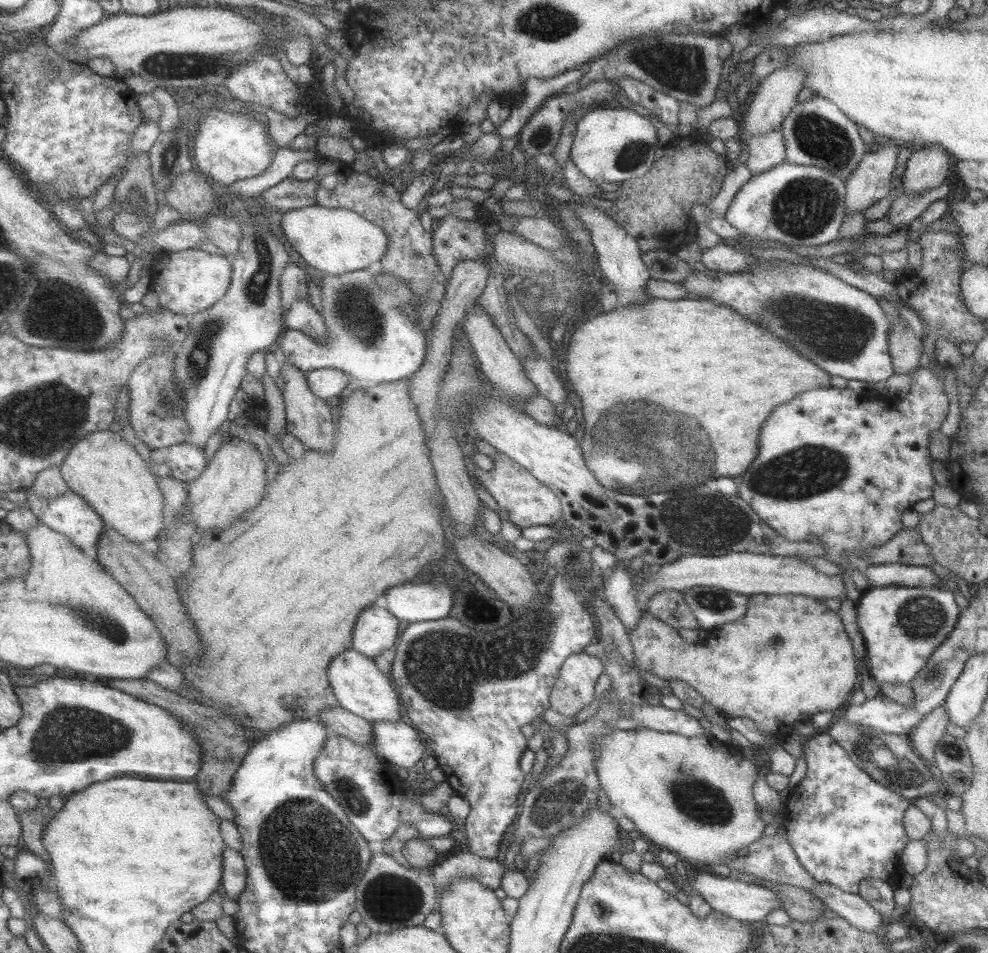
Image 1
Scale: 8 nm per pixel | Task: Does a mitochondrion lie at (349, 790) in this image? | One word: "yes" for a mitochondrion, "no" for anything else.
yes

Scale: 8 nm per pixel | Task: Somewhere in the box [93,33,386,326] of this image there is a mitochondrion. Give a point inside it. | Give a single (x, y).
(160, 63)

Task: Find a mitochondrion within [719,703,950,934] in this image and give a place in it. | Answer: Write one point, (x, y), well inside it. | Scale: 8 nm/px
(901, 777)

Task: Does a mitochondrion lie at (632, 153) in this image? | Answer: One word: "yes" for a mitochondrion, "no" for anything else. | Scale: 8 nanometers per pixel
yes

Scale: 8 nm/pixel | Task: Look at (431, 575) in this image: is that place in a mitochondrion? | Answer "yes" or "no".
no

